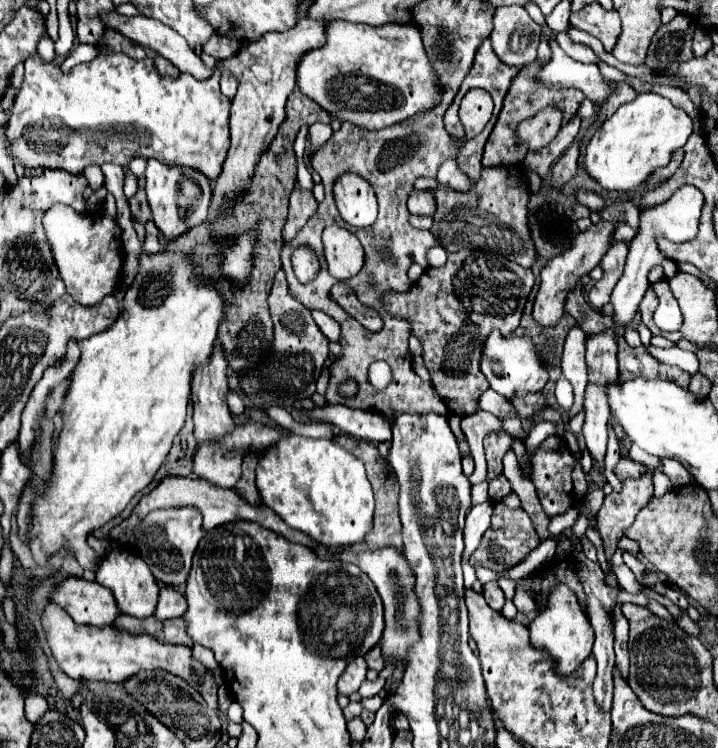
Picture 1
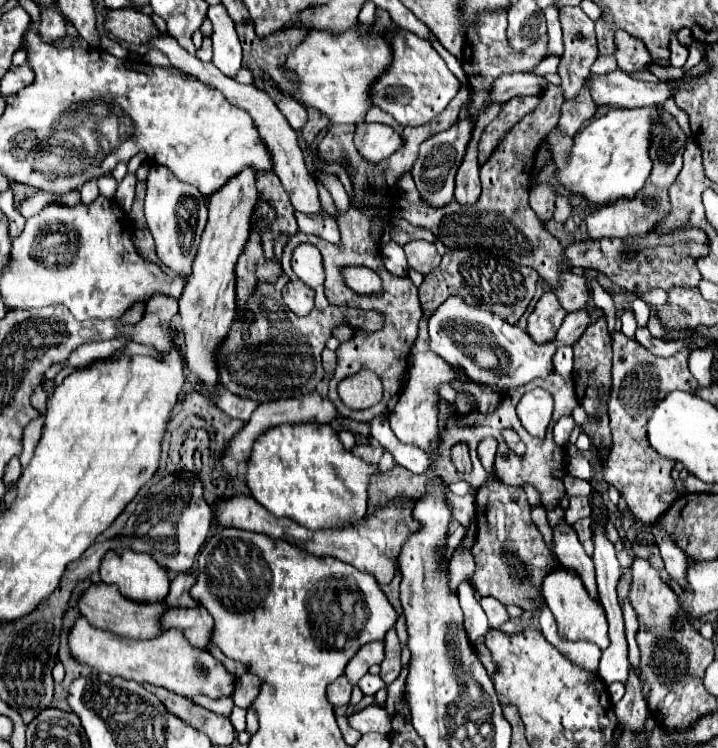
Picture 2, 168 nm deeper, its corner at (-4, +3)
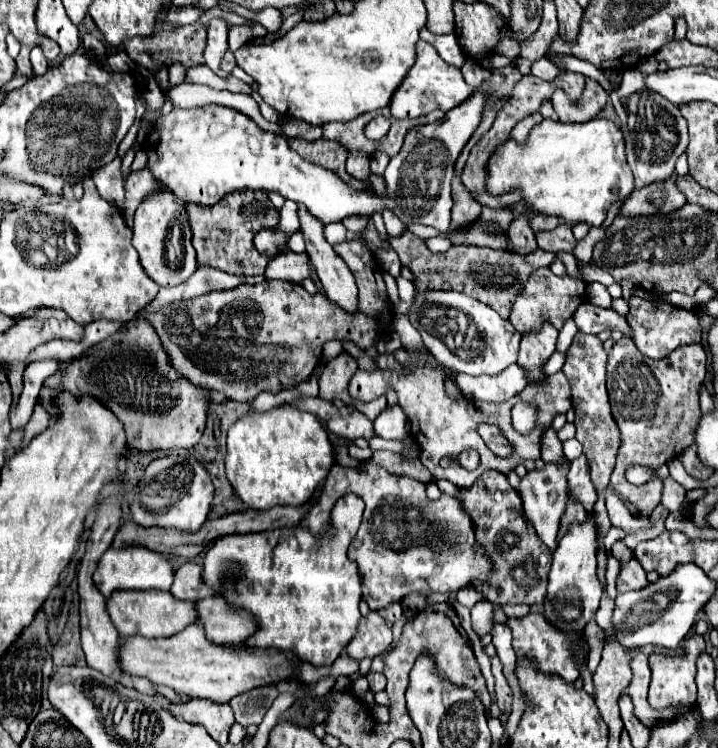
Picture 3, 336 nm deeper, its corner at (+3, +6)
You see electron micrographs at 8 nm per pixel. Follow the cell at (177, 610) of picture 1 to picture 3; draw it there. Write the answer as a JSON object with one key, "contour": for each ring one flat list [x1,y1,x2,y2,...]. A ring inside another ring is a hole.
{"contour":[[193,561,185,563,181,569,175,571,171,593,183,601,197,601,197,591,203,585,201,573,203,573,203,567,199,563,193,563]]}

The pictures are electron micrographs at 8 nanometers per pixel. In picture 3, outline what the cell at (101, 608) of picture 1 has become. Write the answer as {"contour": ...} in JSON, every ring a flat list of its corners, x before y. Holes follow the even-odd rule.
{"contour":[[133,591,133,593,113,593,107,601,109,615,113,625,117,627,121,637,129,635,141,635,141,637,171,637,177,631,185,629,185,625,191,625,199,619,197,607,191,601,179,601,167,593,167,591]]}

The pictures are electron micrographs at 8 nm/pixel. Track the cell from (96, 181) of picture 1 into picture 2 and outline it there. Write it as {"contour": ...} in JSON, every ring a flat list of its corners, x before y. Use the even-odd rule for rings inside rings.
{"contour":[[90,180,88,184,84,184,84,186,82,186,80,194,82,194,82,202,90,204,90,202,100,194,100,192,98,192,98,182,96,182,96,180]]}

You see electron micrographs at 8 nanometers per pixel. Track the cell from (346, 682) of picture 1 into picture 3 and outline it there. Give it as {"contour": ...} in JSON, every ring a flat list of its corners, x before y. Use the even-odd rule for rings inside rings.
{"contour":[[371,611,367,617,361,617,357,633,347,645,347,655,357,661,361,661,363,657,375,657,385,651,391,641,393,635,385,619,377,611]]}

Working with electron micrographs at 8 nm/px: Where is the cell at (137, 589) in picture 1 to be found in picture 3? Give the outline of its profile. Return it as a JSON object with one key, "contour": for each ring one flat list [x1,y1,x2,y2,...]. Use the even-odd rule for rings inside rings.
{"contour":[[129,545,129,547,109,547,101,559,97,561,97,569,93,573,95,587,105,595,111,597,115,591,127,591,127,589,159,589,159,591,169,591,173,583,173,565,171,561,151,549,145,549,141,545]]}

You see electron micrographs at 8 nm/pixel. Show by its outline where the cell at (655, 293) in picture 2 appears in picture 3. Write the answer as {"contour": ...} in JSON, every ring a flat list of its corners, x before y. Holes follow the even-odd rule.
{"contour":[[586,264,580,268,582,279,586,283,599,282,606,287,615,283,614,278,596,264]]}

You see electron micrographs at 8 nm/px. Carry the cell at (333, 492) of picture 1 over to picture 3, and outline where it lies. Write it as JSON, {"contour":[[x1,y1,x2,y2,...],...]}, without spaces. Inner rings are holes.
{"contour":[[289,405,267,413,249,411,229,427,225,471,237,497,251,509,305,505,335,463,331,441,319,419]]}

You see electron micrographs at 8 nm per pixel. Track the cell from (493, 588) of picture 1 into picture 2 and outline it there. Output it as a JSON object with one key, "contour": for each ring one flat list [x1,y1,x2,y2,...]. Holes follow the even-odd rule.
{"contour":[[486,596,486,598,480,600,480,606,484,608,484,612,486,612,486,616,488,616,490,628,500,628,500,624,508,620,506,606,504,606,500,600,496,600,496,598,492,598,492,596]]}

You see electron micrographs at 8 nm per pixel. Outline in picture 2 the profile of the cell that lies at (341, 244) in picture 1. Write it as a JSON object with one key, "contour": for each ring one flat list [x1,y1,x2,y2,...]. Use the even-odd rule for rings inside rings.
{"contour":[[295,211,295,218,298,218,298,230,308,232,308,234,318,234,324,240,332,242,332,244,340,244,340,230,336,220,328,214,328,212,318,212,318,214,306,215]]}

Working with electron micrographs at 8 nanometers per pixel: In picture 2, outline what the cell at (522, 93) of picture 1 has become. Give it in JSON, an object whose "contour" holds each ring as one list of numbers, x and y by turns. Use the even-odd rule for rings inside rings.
{"contour":[[516,96,512,100,508,100,502,106,500,116,484,130,482,138,480,138,480,152,478,152,478,162,484,164,492,152,496,150,496,146,500,144,500,140,528,114,532,112,538,104,540,104,540,96]]}

